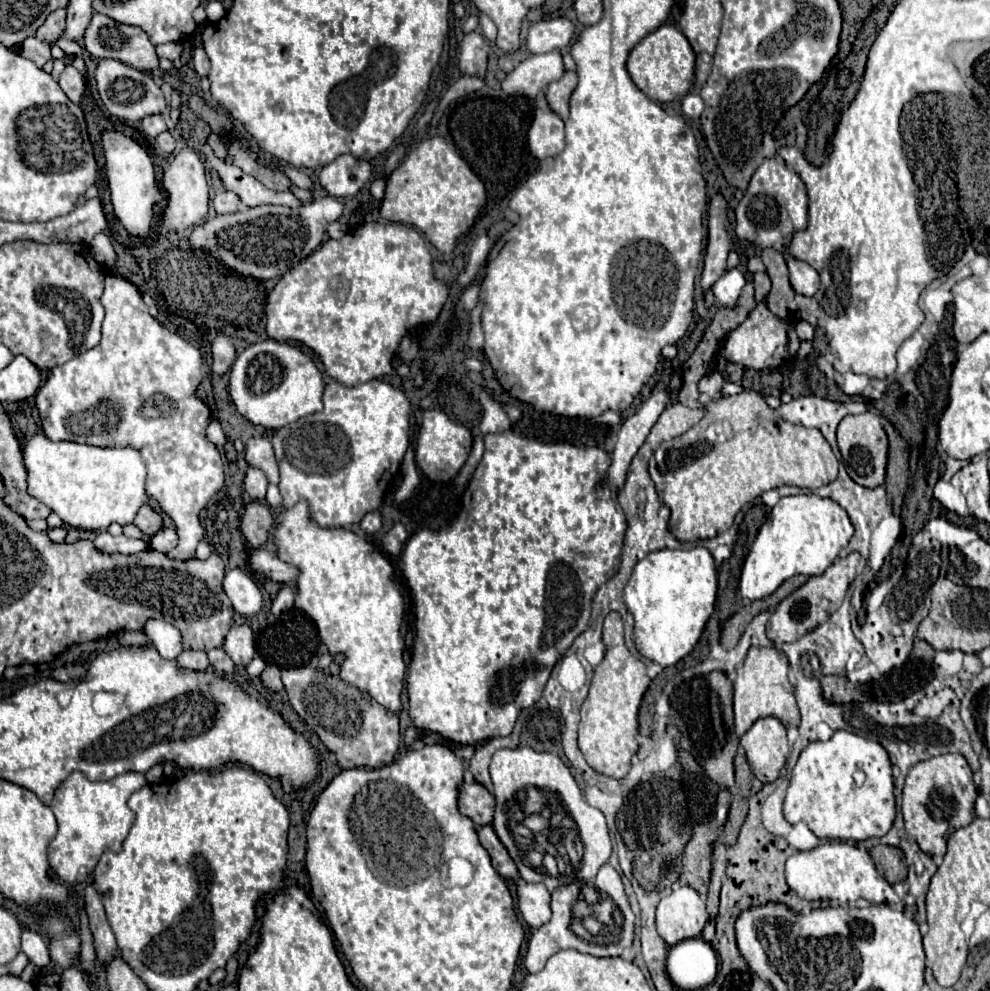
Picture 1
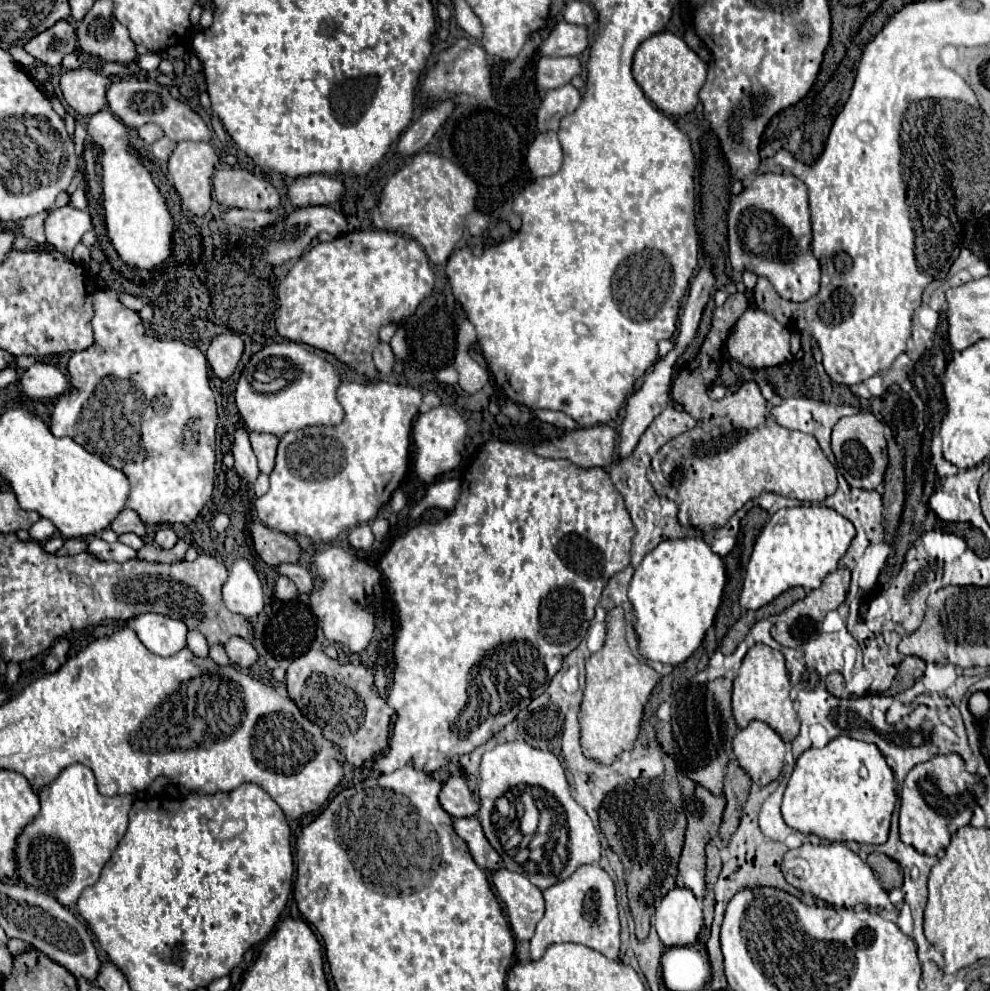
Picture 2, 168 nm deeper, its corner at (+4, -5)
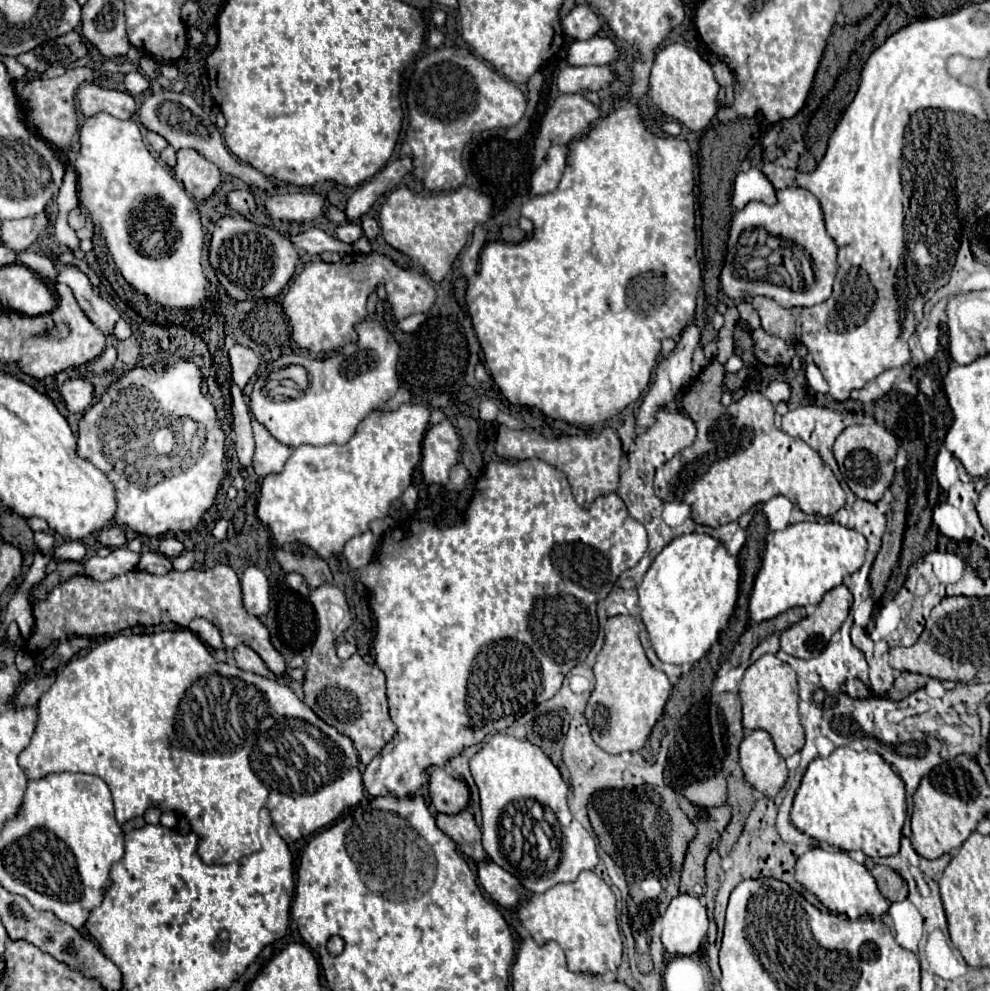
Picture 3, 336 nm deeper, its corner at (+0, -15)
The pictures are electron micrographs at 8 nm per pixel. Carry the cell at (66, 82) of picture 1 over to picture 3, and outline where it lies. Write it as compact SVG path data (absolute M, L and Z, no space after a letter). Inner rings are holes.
M84 83L76 91L76 101L84 117L108 113L116 119L130 119L136 113L136 101L126 91L106 89L98 83Z

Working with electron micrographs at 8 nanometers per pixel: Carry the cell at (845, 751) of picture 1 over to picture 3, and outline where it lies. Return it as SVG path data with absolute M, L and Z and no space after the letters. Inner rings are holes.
M838 747L830 757L816 757L796 791L792 813L792 825L820 843L840 847L844 851L864 851L868 857L896 855L900 849L900 829L906 821L906 791L904 781L892 771L892 767L872 751L854 751L850 747Z

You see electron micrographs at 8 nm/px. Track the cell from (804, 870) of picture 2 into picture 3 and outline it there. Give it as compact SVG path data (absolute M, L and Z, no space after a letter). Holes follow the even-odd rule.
M822 847L806 851L796 861L796 881L802 887L806 887L810 893L814 893L824 907L836 913L846 913L850 919L858 919L858 917L880 919L884 913L888 913L890 907L890 903L878 891L870 871L864 865L856 863L846 851L834 853Z

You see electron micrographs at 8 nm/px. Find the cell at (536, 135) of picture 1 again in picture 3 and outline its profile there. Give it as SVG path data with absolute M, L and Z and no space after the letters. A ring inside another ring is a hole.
M552 145L542 165L536 167L536 171L532 173L532 179L530 179L532 193L544 195L544 193L554 191L564 175L564 169L566 169L566 147Z

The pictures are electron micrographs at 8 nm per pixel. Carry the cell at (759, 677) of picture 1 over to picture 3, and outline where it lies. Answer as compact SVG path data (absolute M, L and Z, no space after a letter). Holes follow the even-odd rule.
M762 655L756 663L752 663L742 681L740 681L740 701L742 701L742 723L744 729L764 729L772 735L776 751L786 759L798 753L804 747L804 729L799 713L798 687L794 669L776 659L774 655Z

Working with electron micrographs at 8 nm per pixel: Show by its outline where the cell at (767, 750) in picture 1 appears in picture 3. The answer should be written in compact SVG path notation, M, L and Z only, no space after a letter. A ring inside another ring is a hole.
M752 731L740 743L740 767L746 781L768 797L774 797L786 783L788 767L778 755L766 731Z

